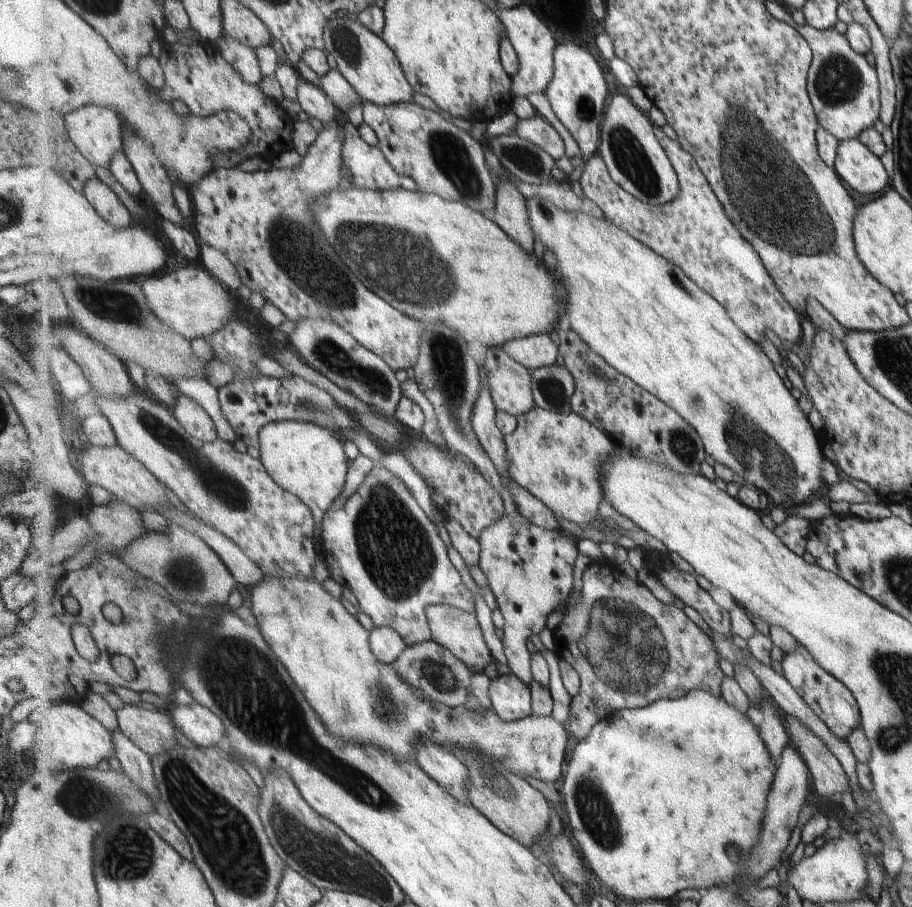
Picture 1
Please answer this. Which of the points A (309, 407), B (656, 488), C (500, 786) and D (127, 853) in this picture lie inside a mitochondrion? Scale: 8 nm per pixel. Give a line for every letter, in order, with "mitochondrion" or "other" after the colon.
A: mitochondrion
B: other
C: mitochondrion
D: mitochondrion

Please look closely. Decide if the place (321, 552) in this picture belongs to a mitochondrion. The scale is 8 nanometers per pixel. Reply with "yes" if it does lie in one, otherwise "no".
no

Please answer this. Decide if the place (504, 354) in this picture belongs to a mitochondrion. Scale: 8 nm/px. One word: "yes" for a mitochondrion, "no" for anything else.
no

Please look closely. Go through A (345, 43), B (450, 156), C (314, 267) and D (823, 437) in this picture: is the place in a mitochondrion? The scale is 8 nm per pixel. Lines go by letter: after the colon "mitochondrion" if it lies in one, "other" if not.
A: mitochondrion
B: mitochondrion
C: mitochondrion
D: other

